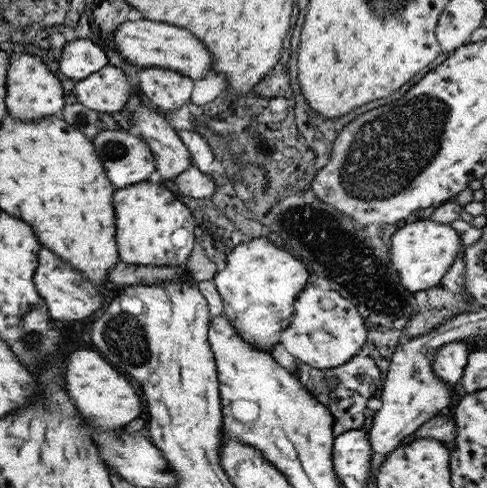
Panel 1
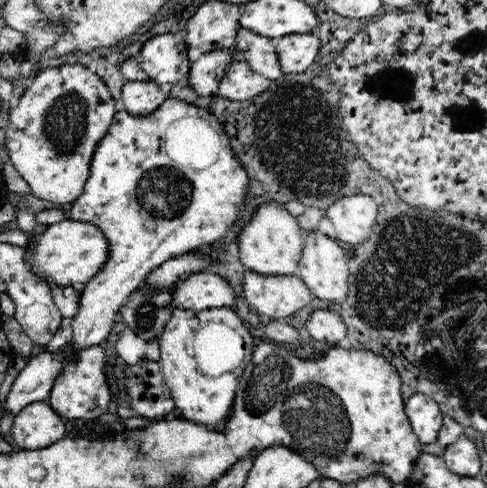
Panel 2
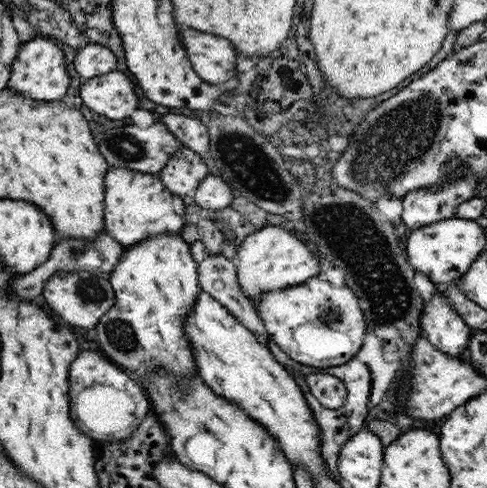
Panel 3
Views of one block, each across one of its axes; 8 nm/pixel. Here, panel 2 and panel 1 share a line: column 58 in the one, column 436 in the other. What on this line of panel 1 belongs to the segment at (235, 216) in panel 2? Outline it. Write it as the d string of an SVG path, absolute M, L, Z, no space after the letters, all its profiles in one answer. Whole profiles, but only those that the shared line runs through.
M463 340L449 342L437 350L433 358L433 370L447 386L455 388L455 384L463 378L467 358L469 358L469 352Z

